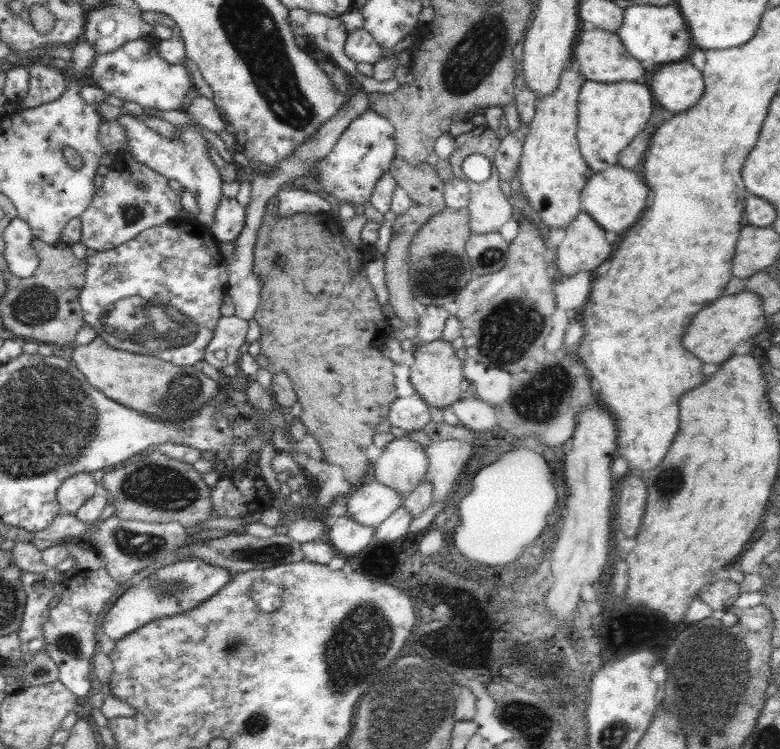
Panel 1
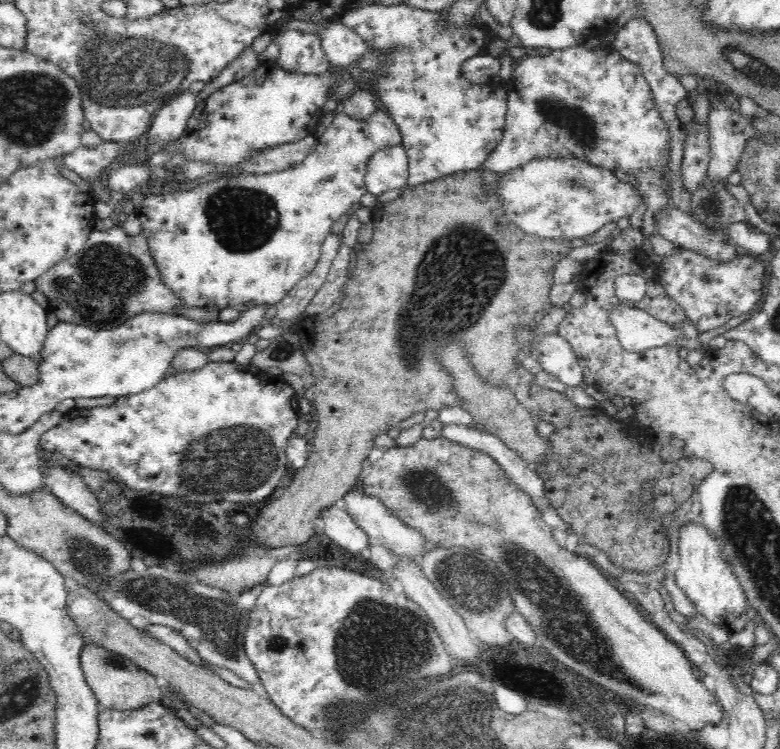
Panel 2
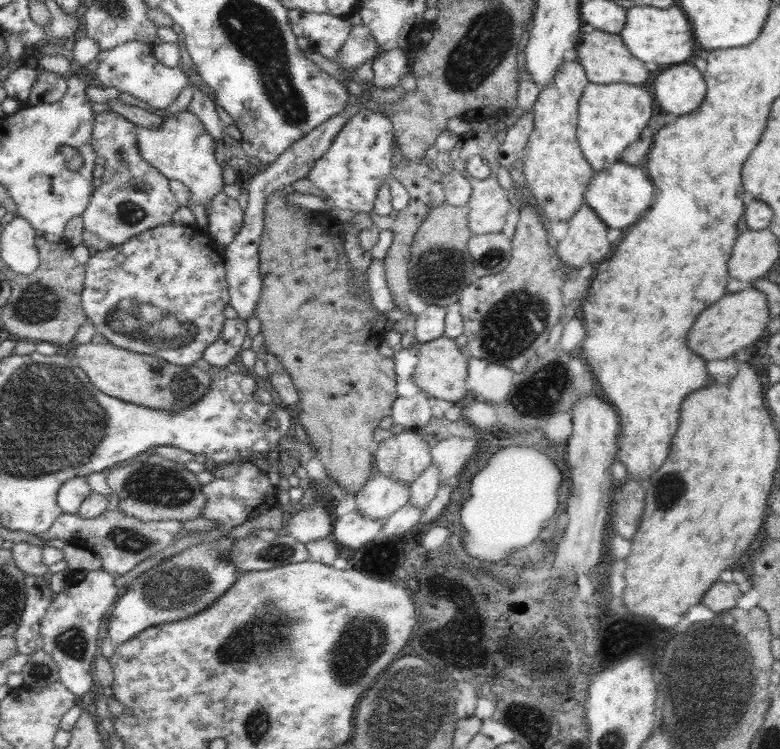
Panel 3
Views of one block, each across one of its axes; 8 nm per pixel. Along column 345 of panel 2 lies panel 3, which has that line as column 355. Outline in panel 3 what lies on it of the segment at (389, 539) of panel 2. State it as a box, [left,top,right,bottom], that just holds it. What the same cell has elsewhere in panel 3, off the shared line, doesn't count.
[354,473,410,520]

